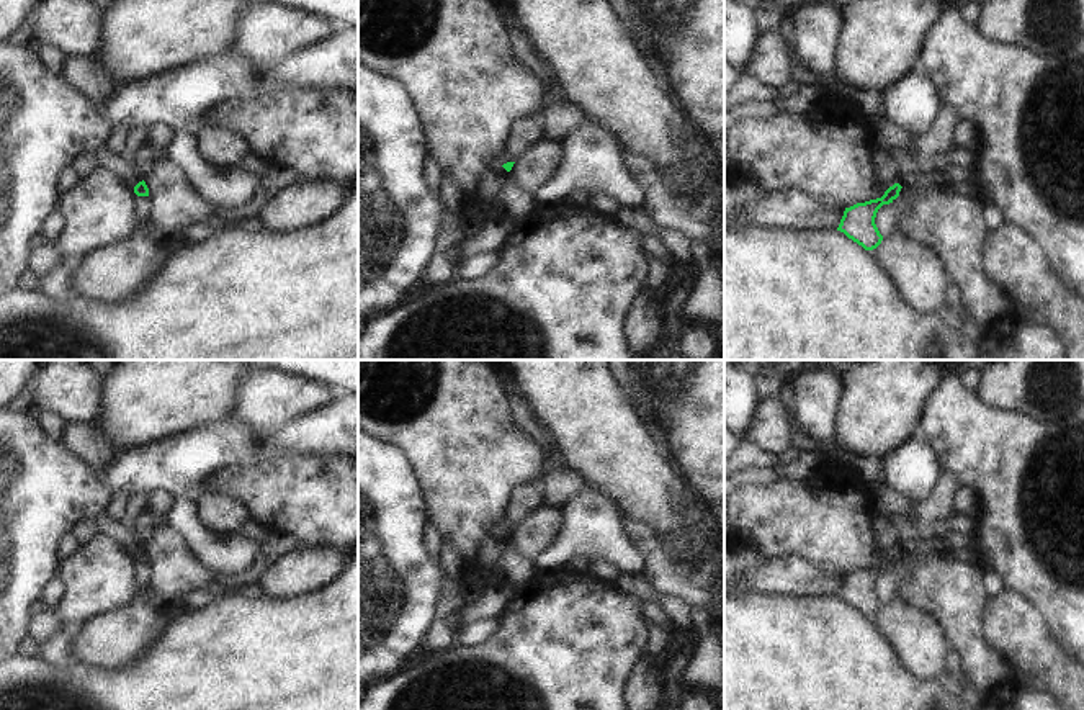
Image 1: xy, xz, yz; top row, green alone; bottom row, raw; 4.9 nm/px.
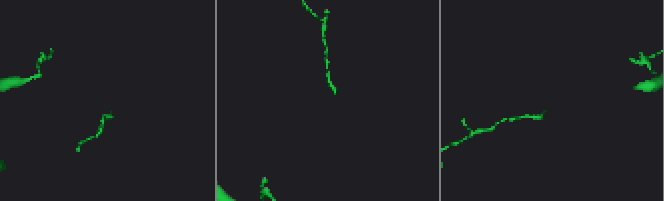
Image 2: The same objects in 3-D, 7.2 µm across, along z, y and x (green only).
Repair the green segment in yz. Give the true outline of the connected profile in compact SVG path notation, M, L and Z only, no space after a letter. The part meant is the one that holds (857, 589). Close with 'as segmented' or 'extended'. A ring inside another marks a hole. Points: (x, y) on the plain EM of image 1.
M894 550L881 564L845 574L837 597L844 599L865 617L876 615L883 607L875 591L876 579L883 571L893 569L899 563L901 555L899 550Z; as segmented

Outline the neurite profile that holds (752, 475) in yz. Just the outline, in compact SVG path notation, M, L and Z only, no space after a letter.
M747 466L724 479L724 497L729 497L741 486L767 486L777 476L773 468Z

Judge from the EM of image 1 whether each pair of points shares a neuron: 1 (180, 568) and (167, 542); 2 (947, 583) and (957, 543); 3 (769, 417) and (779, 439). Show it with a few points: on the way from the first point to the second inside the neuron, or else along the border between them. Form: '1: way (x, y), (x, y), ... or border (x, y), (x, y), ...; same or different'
1: way (174, 561), (167, 548); same
2: border (947, 550), (975, 565); different
3: way (774, 422), (775, 434); same

